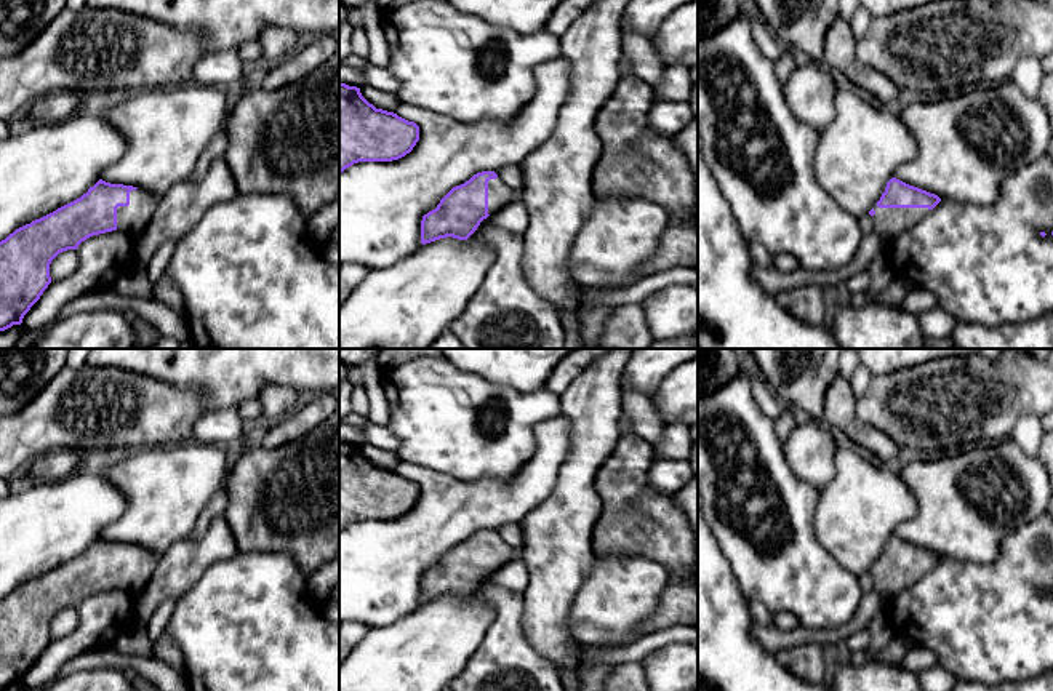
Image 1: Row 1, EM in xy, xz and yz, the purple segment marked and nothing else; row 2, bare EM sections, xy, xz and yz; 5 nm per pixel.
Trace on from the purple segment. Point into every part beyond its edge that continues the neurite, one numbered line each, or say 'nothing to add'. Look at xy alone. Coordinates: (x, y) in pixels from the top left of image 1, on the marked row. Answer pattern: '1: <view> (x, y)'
1: xy (133, 218)

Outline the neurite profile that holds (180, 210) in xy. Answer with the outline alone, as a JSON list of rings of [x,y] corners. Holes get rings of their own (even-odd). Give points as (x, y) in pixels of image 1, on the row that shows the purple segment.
[[[224,157],[214,158],[200,182],[174,184],[162,198],[146,229],[134,237],[133,269],[146,270],[155,251],[166,242],[179,242],[216,203],[238,194]]]

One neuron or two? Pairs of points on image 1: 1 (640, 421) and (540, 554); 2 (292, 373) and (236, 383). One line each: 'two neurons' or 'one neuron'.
1: two neurons
2: one neuron

